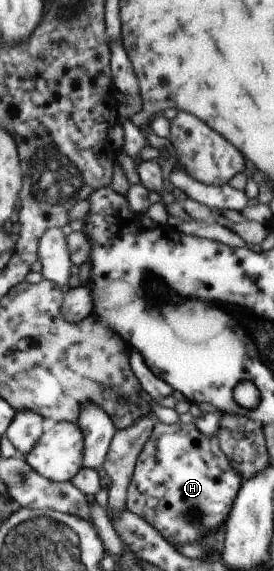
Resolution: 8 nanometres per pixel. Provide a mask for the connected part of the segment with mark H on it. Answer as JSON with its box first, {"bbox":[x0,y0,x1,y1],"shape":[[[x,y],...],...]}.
{"bbox":[125,421,239,547],"shape":[[[156,421],[148,441],[144,443],[136,458],[126,489],[125,507],[156,529],[164,541],[178,547],[200,541],[208,531],[221,529],[227,515],[231,513],[239,486],[239,472],[231,466],[215,436],[204,435],[193,423],[184,424],[178,421],[168,425]]]}

